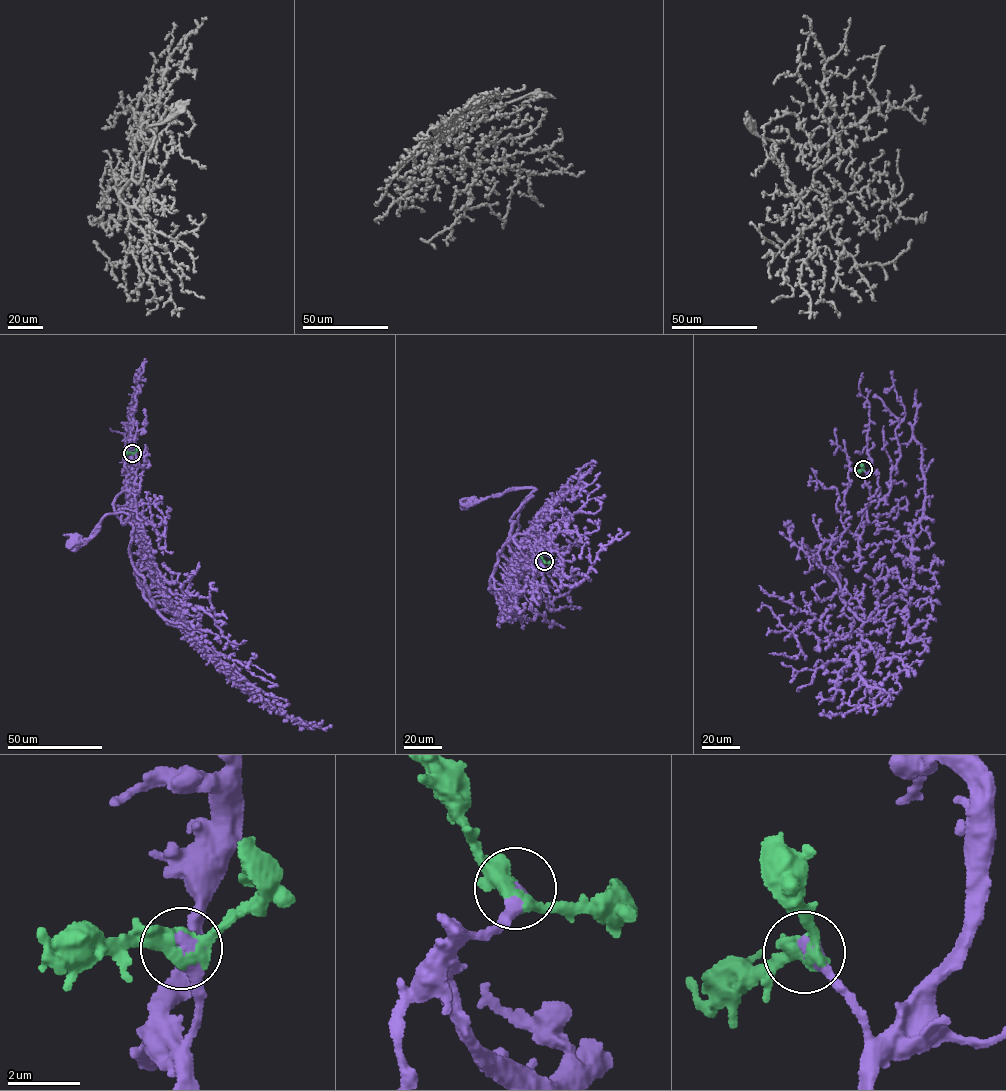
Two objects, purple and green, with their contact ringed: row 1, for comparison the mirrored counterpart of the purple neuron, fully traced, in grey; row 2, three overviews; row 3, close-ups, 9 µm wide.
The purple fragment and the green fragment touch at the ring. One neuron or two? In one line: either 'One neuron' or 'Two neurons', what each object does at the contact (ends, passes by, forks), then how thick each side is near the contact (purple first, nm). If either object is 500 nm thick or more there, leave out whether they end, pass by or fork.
One neuron. At the ring purple ends. At the ring green forks. Thickness 400 nm (purple) against 320 nm

